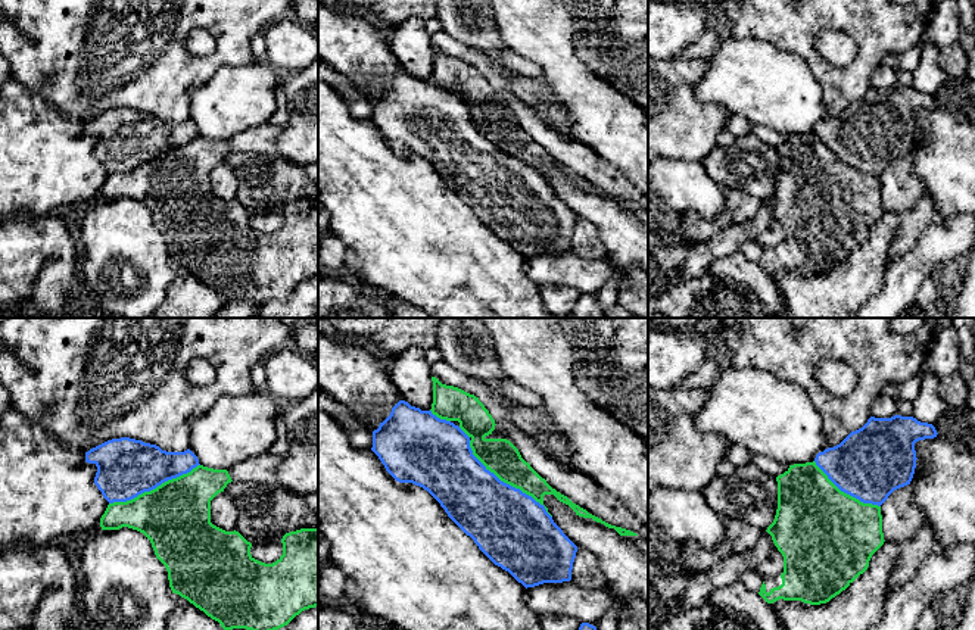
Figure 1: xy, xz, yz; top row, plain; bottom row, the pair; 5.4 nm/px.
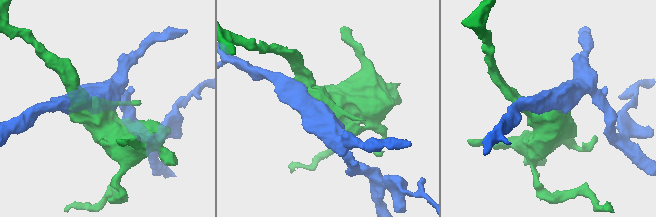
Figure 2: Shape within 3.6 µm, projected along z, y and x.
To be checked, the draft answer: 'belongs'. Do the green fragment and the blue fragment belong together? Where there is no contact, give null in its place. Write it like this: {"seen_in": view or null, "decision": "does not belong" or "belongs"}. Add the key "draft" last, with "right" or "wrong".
{"seen_in": "xz", "decision": "does not belong", "draft": "wrong"}

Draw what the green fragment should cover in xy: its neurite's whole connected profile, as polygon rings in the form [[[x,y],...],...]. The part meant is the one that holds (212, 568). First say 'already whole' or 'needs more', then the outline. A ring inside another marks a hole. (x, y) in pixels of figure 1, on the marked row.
already whole; [[[197,465],[131,500],[109,503],[100,527],[128,527],[143,533],[168,571],[172,593],[187,599],[224,630],[278,630],[302,611],[318,606],[318,528],[286,533],[283,555],[272,564],[255,559],[252,543],[239,531],[225,531],[211,523],[211,500],[231,481],[227,470]]]

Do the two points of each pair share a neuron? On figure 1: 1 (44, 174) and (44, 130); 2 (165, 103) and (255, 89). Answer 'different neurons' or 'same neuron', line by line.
1: same neuron
2: different neurons

